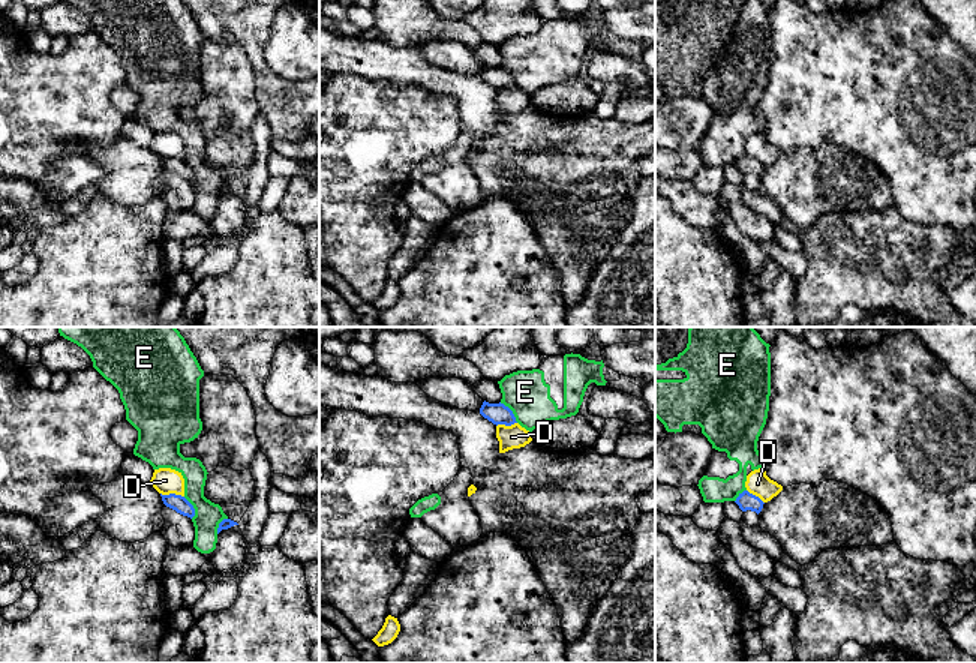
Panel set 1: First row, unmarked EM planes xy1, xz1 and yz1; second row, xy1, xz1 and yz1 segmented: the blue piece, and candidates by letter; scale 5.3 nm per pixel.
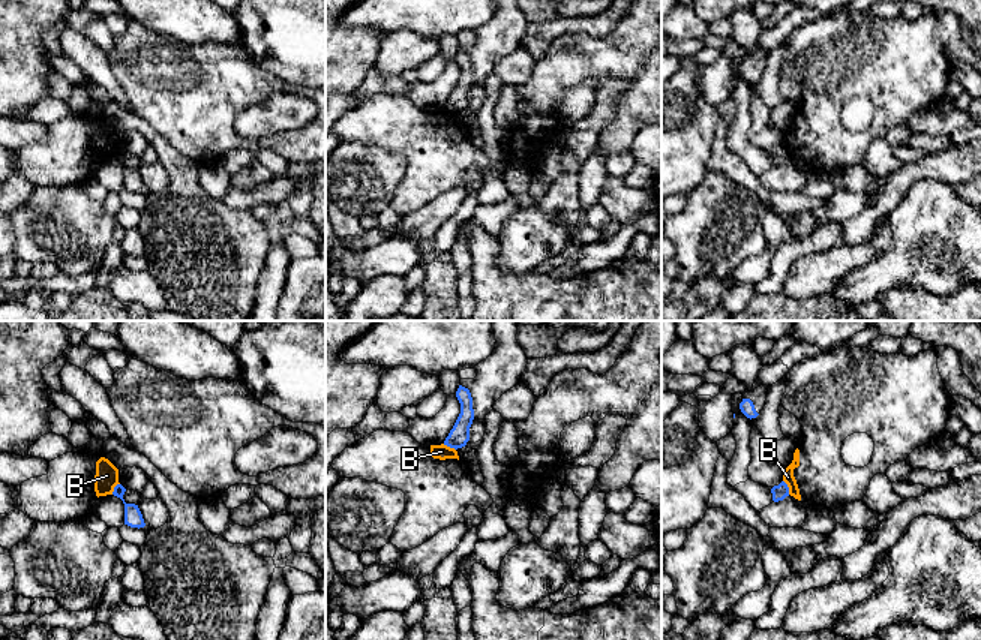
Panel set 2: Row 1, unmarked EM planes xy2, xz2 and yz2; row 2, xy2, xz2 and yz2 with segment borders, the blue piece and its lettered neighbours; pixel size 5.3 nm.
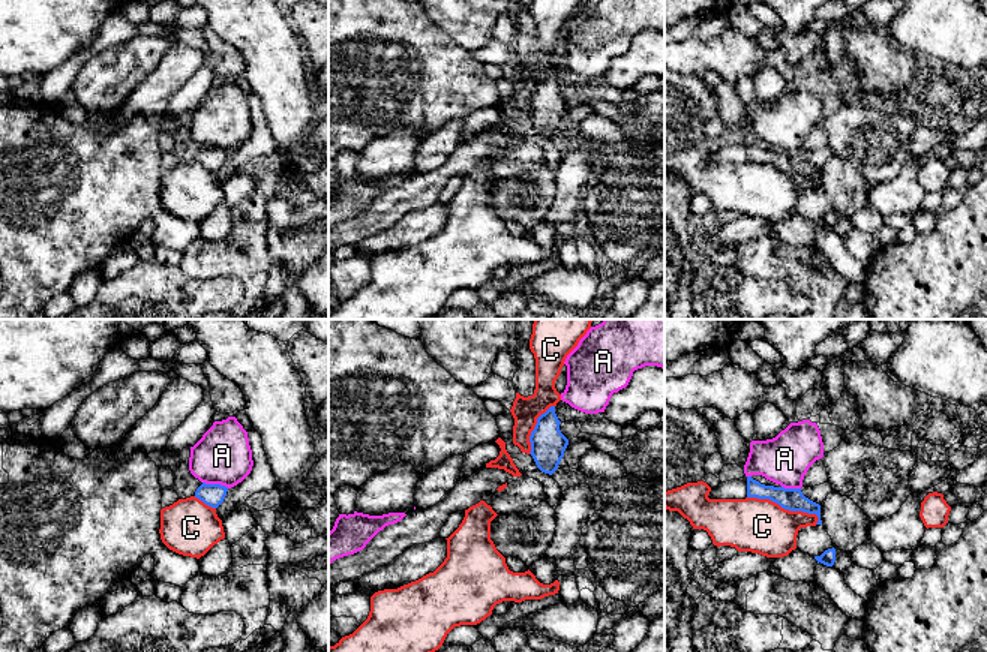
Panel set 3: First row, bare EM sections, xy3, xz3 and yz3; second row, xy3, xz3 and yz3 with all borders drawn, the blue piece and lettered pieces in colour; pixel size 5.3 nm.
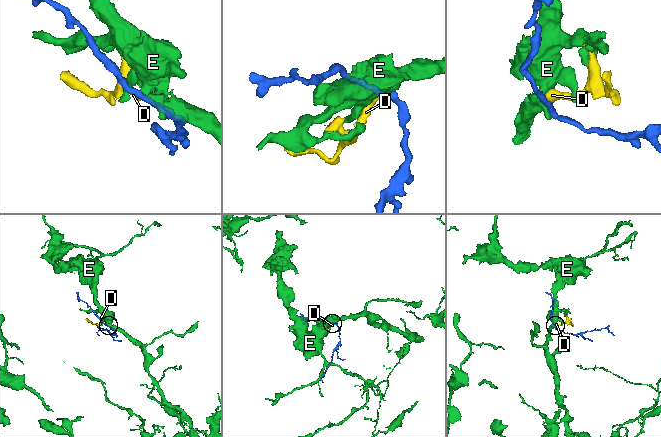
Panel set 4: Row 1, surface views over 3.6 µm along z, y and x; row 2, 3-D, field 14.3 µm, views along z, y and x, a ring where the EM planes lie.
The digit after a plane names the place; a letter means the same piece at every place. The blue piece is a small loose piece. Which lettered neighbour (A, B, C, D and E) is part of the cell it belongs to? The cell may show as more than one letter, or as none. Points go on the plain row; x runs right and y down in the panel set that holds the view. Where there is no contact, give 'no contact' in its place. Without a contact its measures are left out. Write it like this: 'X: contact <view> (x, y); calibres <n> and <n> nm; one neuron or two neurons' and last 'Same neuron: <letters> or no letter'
A: contact xy3 (216, 149); calibres 120 and 300 nm; two neurons
B: contact yz2 (788, 152); calibres 80 and 60 nm; two neurons
C: contact yz3 (783, 171); calibres 120 and 300 nm; two neurons
D: contact xy1 (173, 158); calibres 90 and 140 nm; two neurons
E: contact xz1 (511, 75); calibres 110 and 240 nm; two neurons
Same neuron: no letter

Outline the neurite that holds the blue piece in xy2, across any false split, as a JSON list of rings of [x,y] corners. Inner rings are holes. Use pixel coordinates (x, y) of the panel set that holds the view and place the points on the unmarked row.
[[[117,148],[114,151],[114,156],[112,156],[112,159],[117,160],[117,162],[120,162],[123,165],[123,168],[124,168],[124,189],[128,189],[130,192],[138,192],[138,193],[144,192],[146,187],[144,187],[144,183],[142,183],[142,178],[141,178],[138,169],[135,169],[135,168],[126,168],[124,163],[123,163],[124,156],[126,156],[126,153],[122,148]]]

